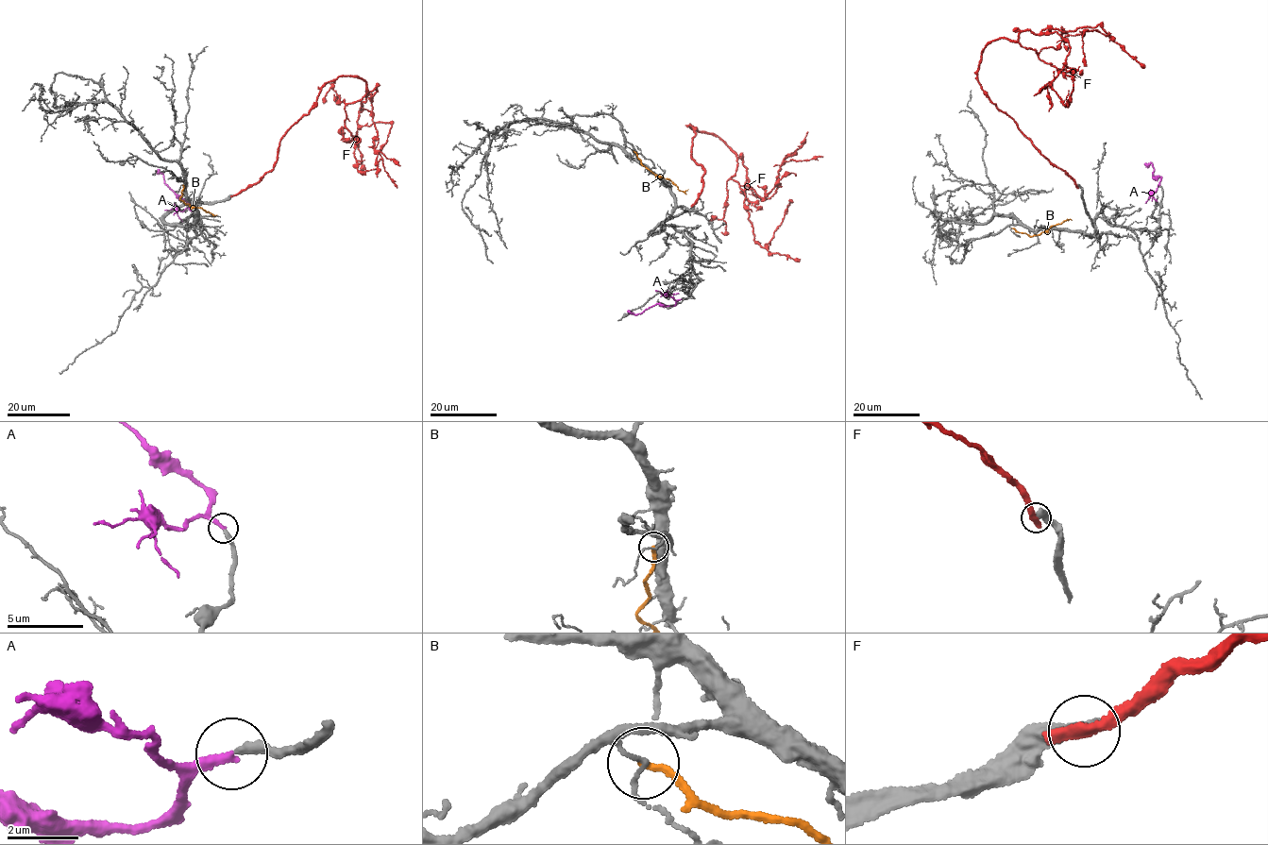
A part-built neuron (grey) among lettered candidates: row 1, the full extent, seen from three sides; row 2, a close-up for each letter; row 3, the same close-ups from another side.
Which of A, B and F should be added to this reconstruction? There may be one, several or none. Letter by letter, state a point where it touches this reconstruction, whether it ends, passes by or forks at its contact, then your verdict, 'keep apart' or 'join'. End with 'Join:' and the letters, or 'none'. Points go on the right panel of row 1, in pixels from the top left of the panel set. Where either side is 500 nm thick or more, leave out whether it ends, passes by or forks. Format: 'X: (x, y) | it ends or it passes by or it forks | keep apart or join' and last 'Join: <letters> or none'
A: (1159, 185) | it ends | keep apart
B: (1011, 228) | it ends | keep apart
F: (1077, 186) | it ends | keep apart
Join: none

